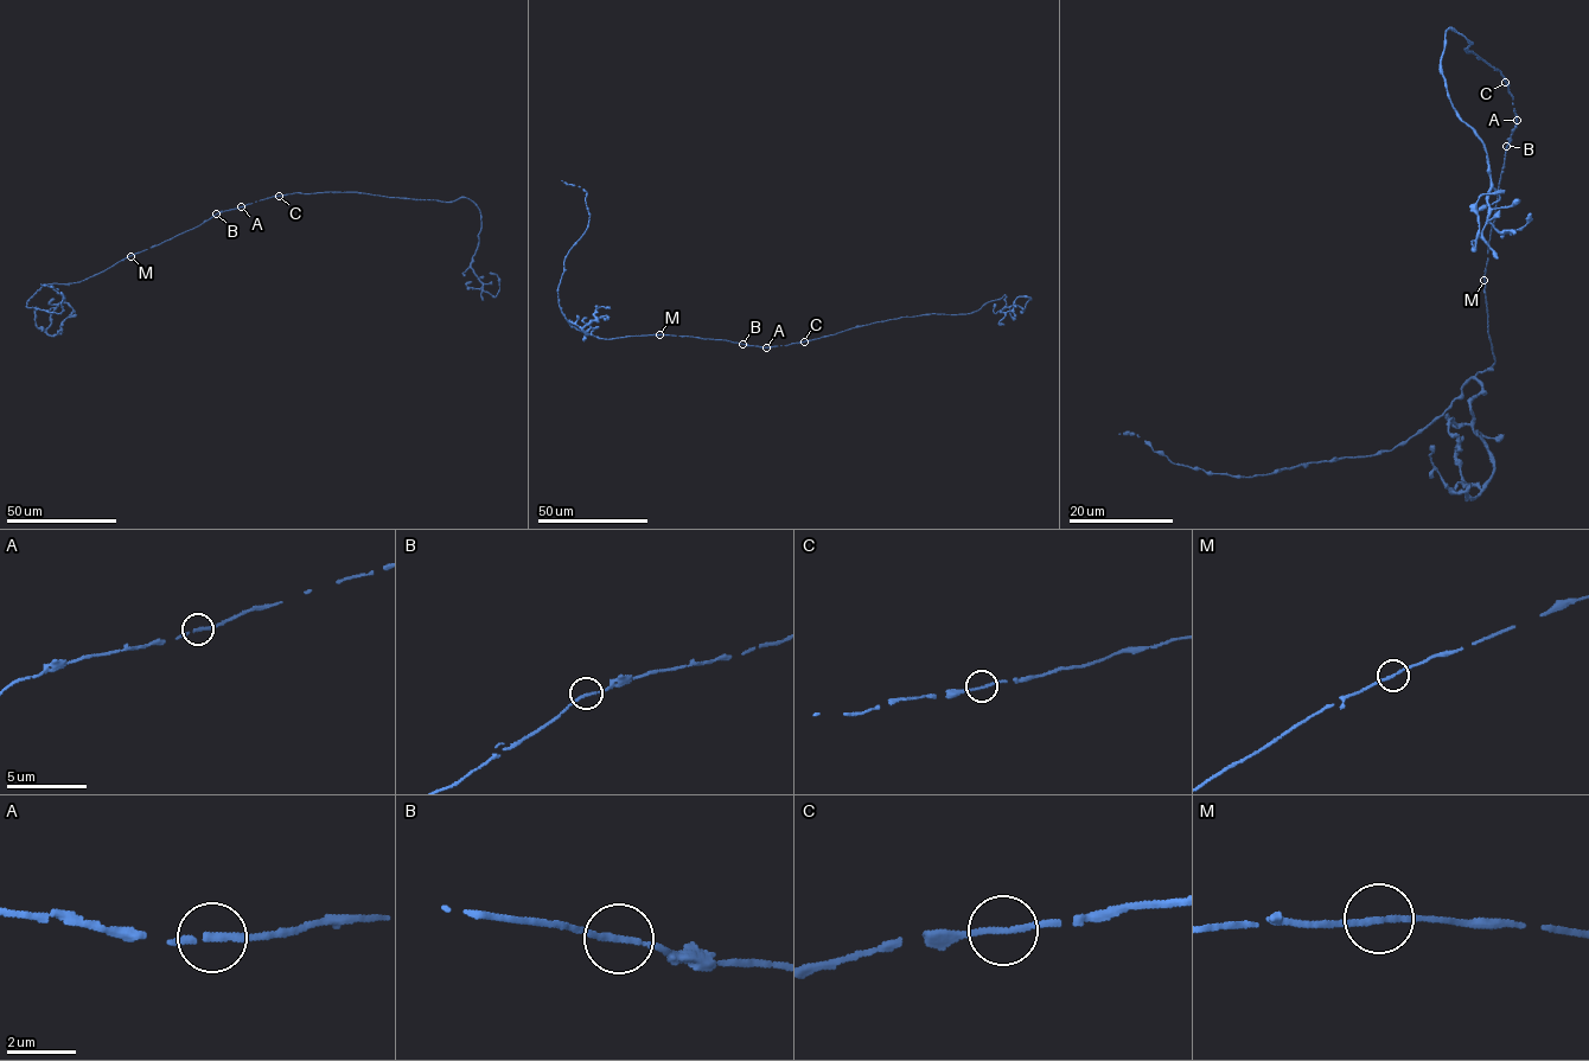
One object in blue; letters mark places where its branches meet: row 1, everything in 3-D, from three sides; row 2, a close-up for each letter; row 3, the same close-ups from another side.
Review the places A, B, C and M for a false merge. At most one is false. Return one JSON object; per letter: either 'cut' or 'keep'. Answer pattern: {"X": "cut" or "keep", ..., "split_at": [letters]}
{"A": "keep", "B": "keep", "C": "keep", "M": "keep", "split_at": []}

